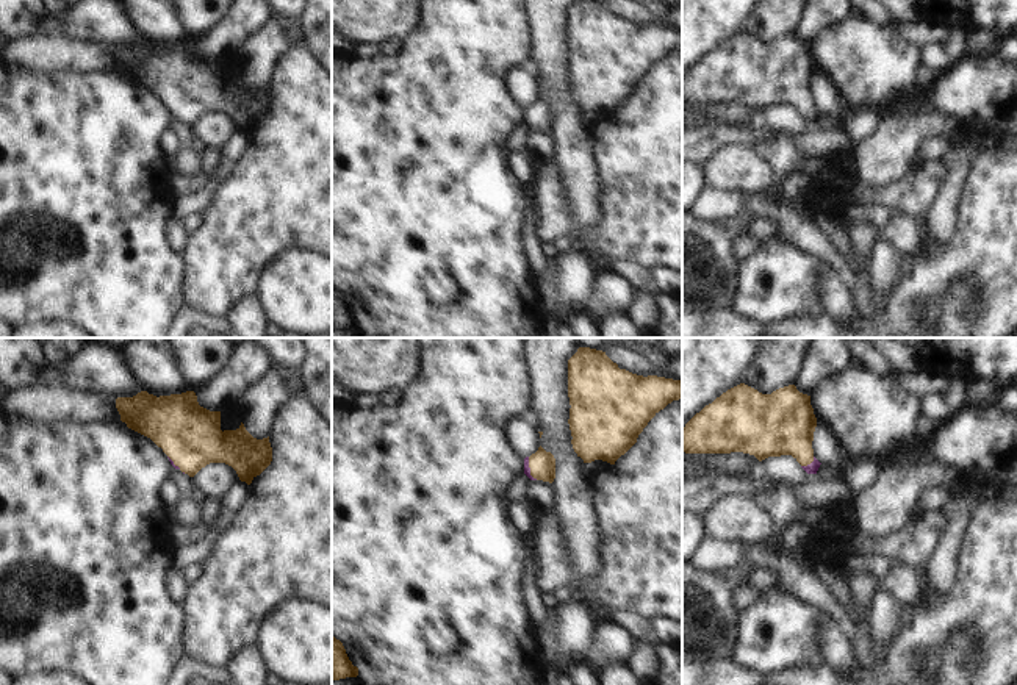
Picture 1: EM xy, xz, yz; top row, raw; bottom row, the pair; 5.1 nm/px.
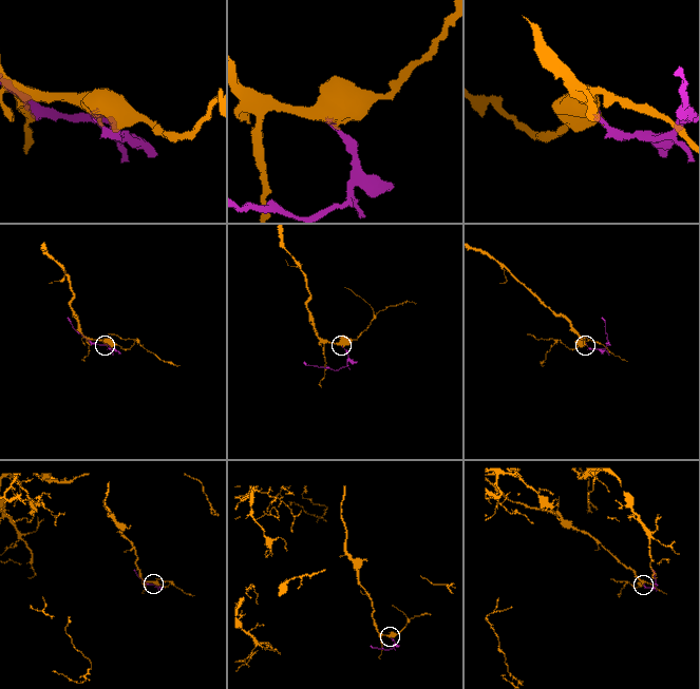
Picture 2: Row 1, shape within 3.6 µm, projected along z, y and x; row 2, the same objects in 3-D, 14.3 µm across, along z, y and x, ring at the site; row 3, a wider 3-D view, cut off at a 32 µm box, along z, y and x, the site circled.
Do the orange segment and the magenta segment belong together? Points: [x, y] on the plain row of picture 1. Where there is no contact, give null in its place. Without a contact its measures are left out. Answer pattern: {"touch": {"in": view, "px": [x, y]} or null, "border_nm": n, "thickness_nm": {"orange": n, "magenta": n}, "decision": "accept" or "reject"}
{"touch": {"in": "yz", "px": [808, 113]}, "border_nm": 90, "thickness_nm": {"orange": 320, "magenta": 60}, "decision": "accept"}

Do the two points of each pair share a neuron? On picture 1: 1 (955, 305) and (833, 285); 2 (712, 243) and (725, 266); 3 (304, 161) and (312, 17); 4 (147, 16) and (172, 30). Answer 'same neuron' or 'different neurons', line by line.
1: different neurons
2: same neuron
3: different neurons
4: same neuron

